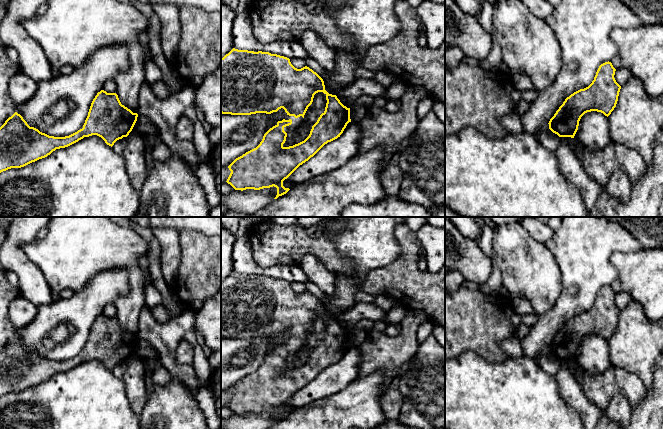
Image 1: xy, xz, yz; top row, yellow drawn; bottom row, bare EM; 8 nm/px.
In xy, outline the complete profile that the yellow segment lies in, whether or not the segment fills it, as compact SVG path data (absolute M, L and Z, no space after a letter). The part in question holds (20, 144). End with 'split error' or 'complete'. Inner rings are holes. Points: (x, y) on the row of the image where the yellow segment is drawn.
M101 90L93 99L83 128L65 136L54 137L30 127L15 112L0 127L0 173L11 168L21 168L53 151L68 147L84 137L97 135L109 146L127 137L138 114L121 104L116 93Z; complete

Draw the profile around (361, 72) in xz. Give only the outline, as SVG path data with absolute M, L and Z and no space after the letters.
M358 67L356 70L355 70L355 77L357 79L359 78L365 78L365 79L373 79L376 75L376 71L372 71L372 70L369 70L369 69L366 69L364 67Z

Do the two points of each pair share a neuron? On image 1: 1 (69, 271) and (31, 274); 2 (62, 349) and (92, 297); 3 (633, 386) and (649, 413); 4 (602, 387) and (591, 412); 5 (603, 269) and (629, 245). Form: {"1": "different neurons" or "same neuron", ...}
{"1": "different neurons", "2": "same neuron", "3": "different neurons", "4": "different neurons", "5": "same neuron"}

